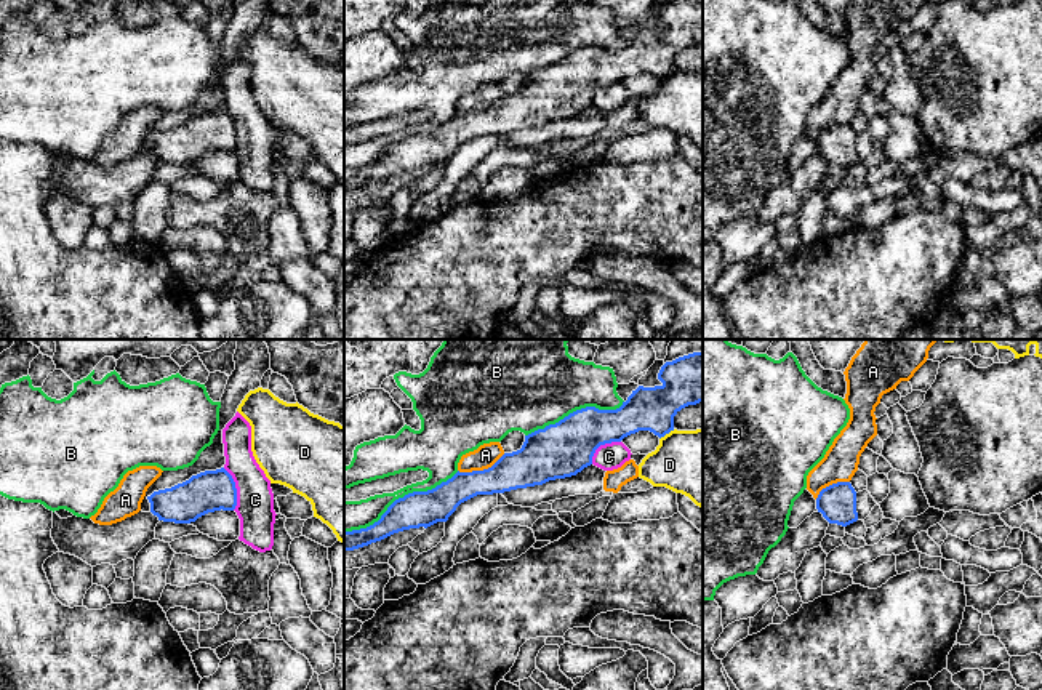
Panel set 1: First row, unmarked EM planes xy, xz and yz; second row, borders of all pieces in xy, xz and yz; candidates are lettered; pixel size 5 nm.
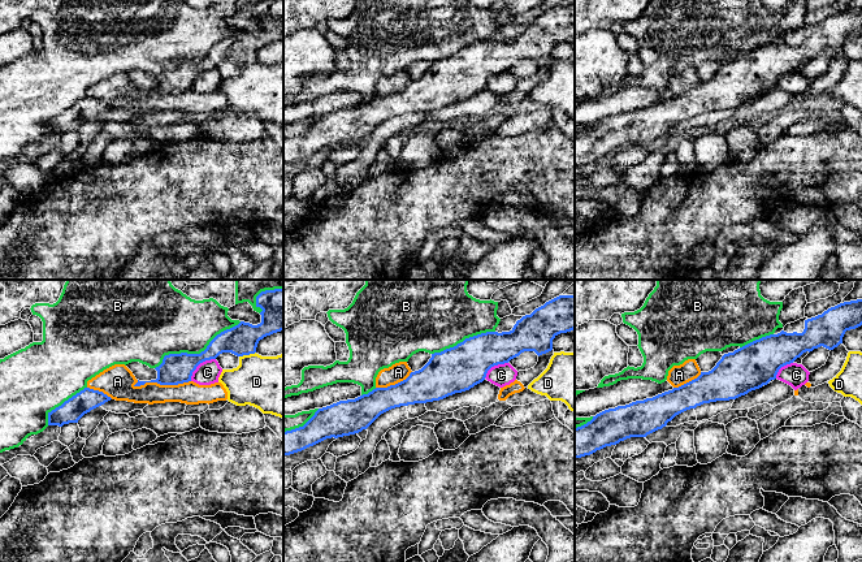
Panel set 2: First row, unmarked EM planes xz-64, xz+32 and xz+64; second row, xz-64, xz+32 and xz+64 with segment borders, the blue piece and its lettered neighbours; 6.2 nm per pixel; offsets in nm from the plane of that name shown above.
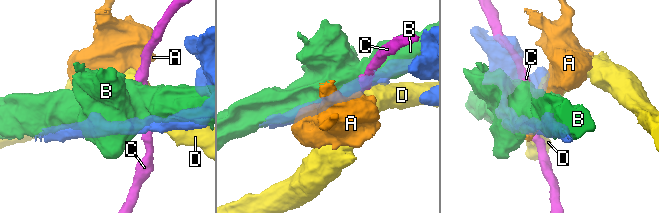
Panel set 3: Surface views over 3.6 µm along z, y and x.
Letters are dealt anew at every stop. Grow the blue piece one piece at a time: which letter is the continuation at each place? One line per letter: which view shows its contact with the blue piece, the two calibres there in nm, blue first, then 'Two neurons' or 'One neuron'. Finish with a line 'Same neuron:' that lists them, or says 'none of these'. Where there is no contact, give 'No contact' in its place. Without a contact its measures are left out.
A: Touches blue in xz. Thickness 200 nm (blue) against 110 nm. Two neurons
B: Touches blue in xz. Thickness 180 nm (blue) against 200 nm. Two neurons
C: Touches blue in xy. Thickness 200 nm (blue) against 190 nm. Two neurons
D: Touches blue in xz. Thickness 220 nm (blue) against 360 nm. Two neurons
Same neuron: none of these

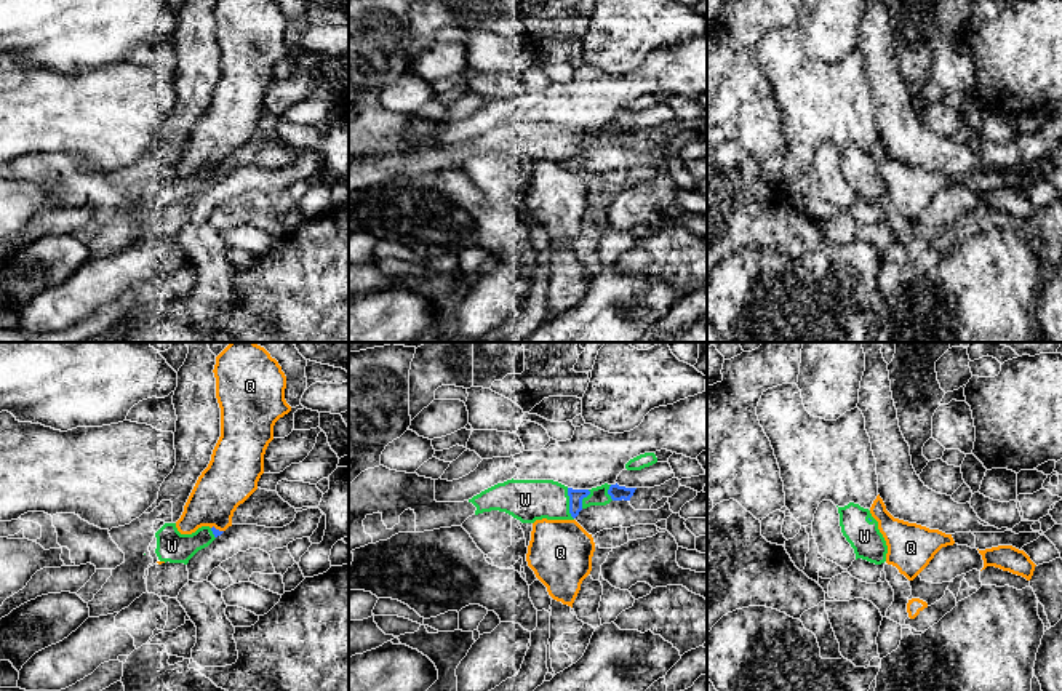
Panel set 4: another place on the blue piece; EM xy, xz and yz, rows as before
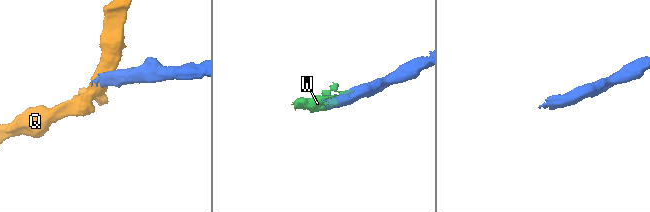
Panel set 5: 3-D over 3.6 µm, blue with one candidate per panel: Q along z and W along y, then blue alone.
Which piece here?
Q: Touches blue in xy. Thickness 40 nm (blue) against 260 nm. Two neurons
W: Touches blue in xz. Thickness 70 nm (blue) against 200 nm. One neuron
Same neuron: W

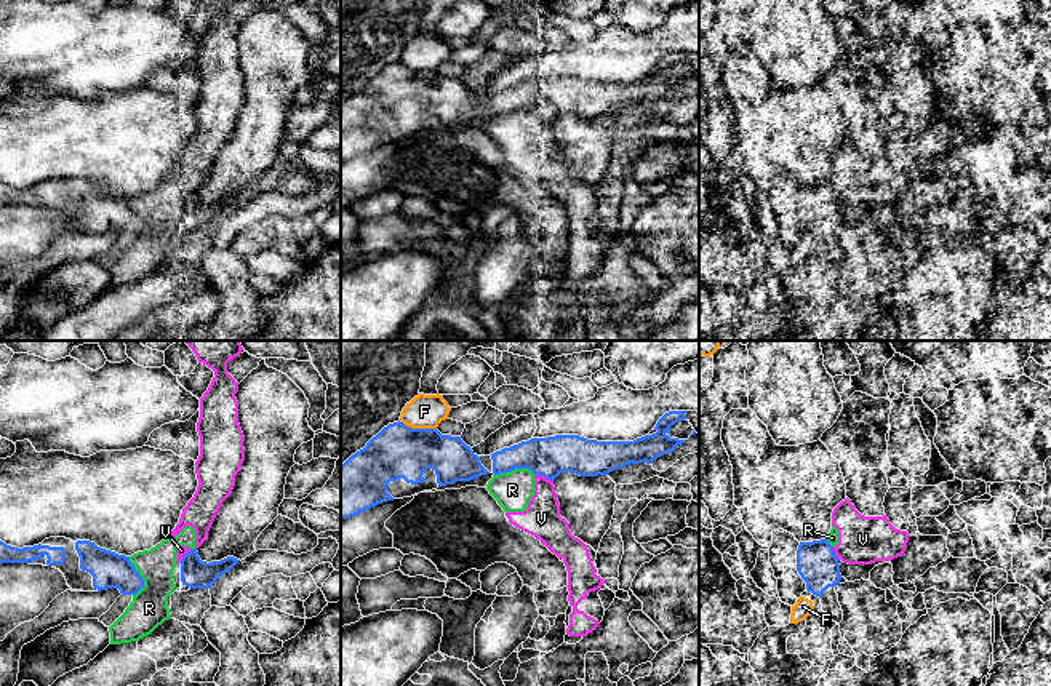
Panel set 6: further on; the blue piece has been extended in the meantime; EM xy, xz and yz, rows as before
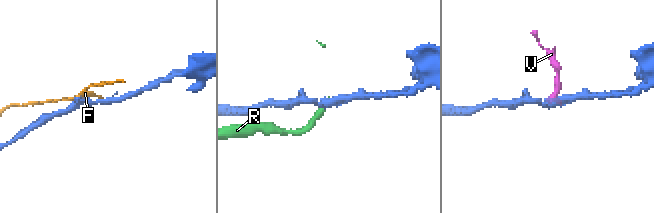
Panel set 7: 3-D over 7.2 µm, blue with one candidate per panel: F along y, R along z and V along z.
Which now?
F: Touches blue in xz. Thickness 280 nm (blue) against 180 nm. Two neurons
R: Touches blue in xy. Thickness 190 nm (blue) against 190 nm. Two neurons
V: Touches blue in xy. Thickness 140 nm (blue) against 60 nm. Two neurons
Same neuron: none of these

